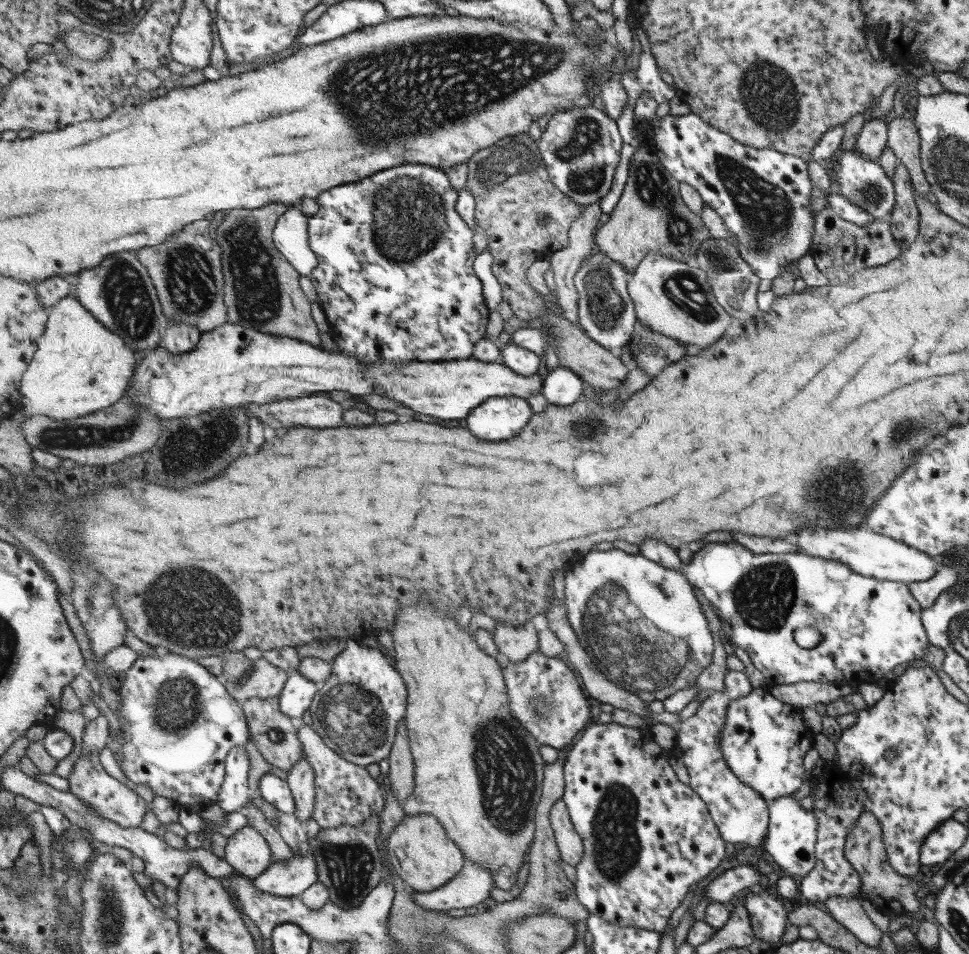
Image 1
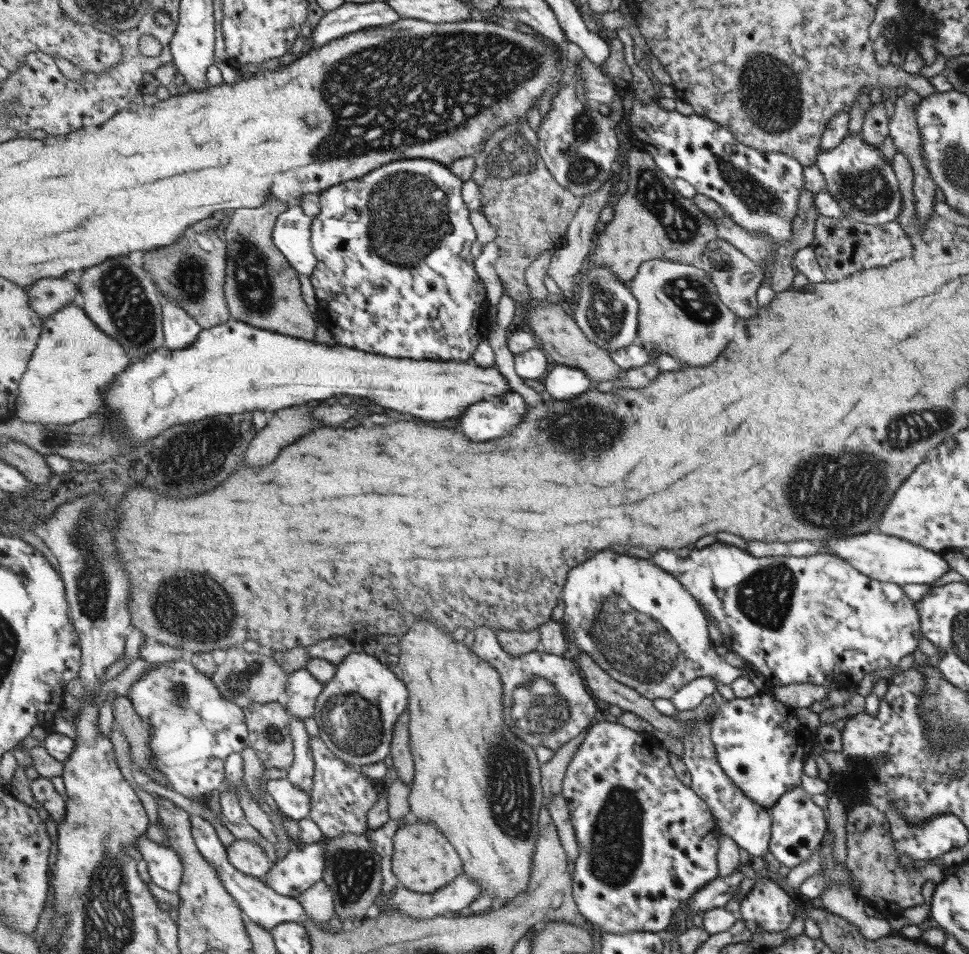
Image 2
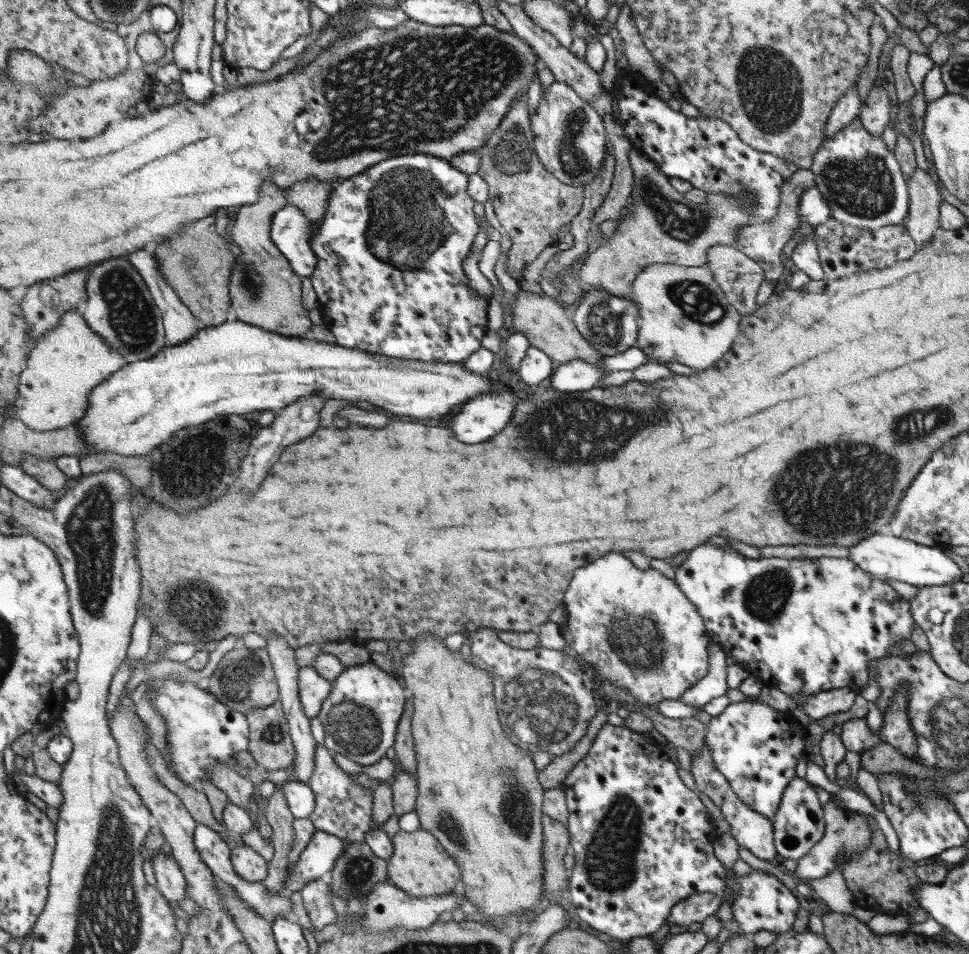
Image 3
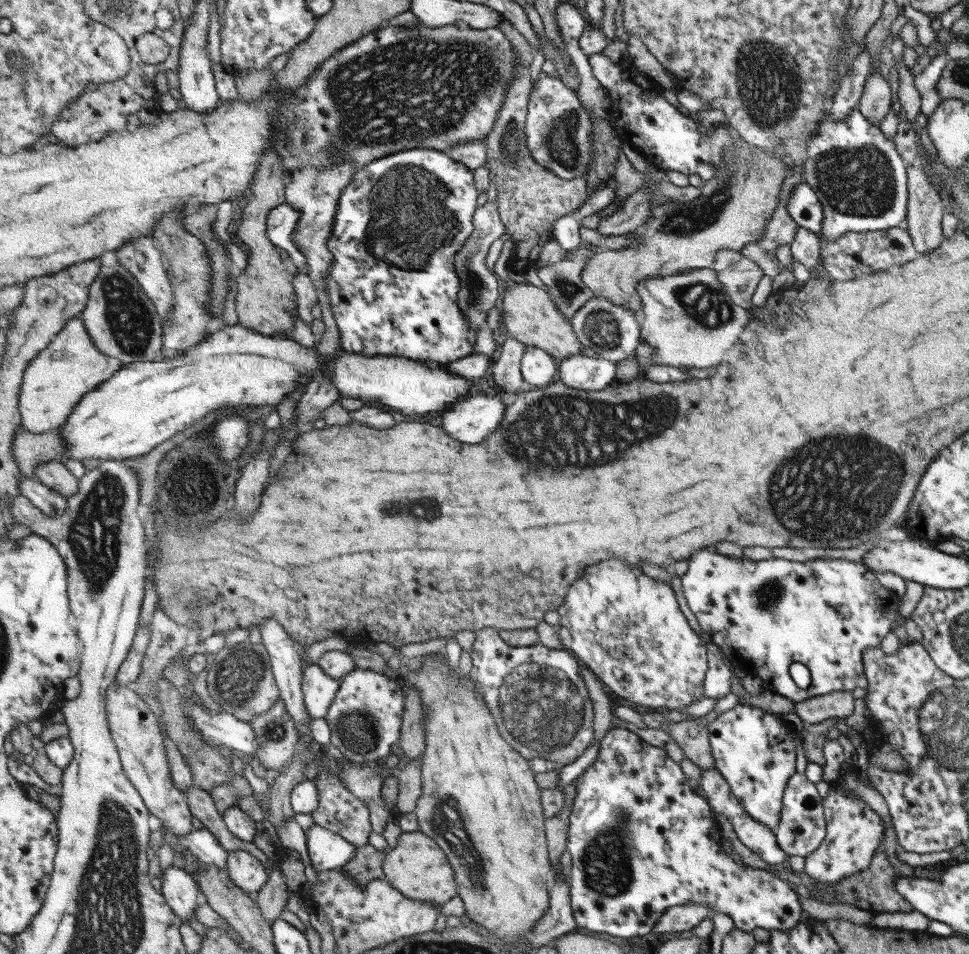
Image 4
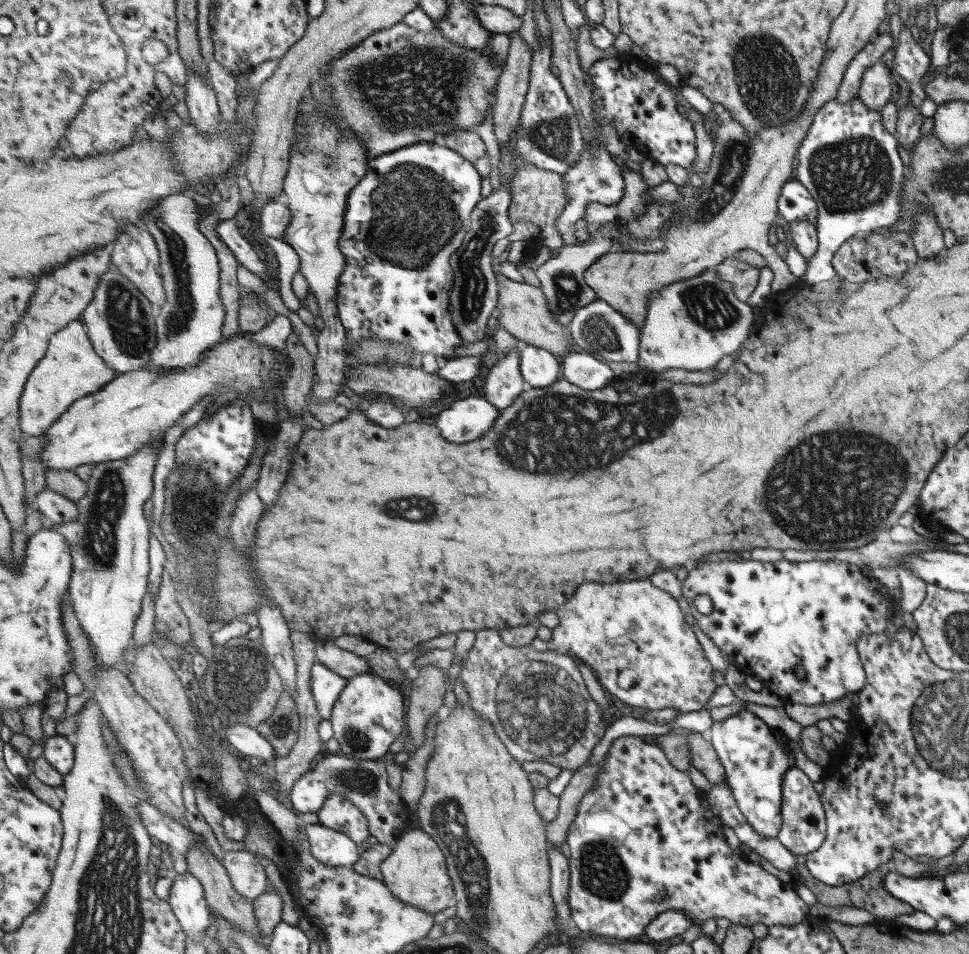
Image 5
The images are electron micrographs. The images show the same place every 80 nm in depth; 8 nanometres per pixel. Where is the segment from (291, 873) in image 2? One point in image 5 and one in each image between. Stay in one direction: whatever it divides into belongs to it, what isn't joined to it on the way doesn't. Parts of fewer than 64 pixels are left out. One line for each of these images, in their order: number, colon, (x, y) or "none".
3: (321, 856)
4: (327, 850)
5: (333, 848)

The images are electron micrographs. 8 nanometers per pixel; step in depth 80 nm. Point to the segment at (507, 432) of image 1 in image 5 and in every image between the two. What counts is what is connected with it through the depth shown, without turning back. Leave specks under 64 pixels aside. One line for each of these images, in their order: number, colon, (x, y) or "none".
2: (498, 416)
3: (475, 422)
4: (472, 420)
5: (468, 420)

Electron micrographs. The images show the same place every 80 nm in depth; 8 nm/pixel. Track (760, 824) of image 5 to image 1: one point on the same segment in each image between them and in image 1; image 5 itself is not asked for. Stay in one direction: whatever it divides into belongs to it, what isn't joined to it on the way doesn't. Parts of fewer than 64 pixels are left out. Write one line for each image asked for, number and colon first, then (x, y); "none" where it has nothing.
1: (763, 741)
2: (759, 744)
3: (755, 747)
4: (754, 752)

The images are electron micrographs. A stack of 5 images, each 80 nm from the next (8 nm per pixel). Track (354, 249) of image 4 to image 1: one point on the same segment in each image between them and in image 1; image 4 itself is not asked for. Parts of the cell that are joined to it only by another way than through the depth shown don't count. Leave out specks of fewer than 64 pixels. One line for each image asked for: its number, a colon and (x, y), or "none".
1: (396, 279)
2: (395, 276)
3: (390, 281)

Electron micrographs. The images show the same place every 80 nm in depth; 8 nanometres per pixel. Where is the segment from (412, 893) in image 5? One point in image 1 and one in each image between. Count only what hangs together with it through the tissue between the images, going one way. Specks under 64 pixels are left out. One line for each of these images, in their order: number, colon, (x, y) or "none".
1: (423, 854)
2: (424, 861)
3: (420, 864)
4: (417, 866)

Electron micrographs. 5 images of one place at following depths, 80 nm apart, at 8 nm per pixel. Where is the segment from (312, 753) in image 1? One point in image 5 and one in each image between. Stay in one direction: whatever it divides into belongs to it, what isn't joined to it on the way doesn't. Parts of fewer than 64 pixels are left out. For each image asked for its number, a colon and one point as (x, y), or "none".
2: (342, 798)
3: (343, 808)
4: (339, 810)
5: (339, 813)

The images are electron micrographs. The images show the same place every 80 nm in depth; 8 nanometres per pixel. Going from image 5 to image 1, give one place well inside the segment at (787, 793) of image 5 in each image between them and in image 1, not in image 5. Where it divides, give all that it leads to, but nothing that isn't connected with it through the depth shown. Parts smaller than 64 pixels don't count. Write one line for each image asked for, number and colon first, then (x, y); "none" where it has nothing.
1: (790, 841)
2: (797, 825)
3: (798, 823)
4: (801, 827)

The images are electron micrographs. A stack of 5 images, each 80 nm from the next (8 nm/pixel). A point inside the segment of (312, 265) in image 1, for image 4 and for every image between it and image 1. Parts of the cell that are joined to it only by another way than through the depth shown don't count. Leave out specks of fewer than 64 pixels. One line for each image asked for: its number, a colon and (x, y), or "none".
2: (292, 234)
3: (291, 231)
4: (282, 221)

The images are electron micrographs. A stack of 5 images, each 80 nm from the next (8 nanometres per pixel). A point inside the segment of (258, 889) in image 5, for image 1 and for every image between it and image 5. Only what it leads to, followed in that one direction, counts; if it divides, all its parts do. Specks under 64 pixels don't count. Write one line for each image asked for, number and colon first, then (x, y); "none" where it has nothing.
1: (247, 850)
2: (249, 857)
3: (252, 866)
4: (248, 872)

